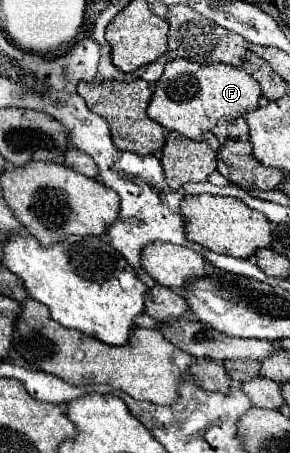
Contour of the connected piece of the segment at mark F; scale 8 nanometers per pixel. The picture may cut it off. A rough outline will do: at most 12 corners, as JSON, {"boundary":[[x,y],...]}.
{"boundary":[[166,65],[148,117],[188,139],[248,139],[260,101],[242,69]]}

